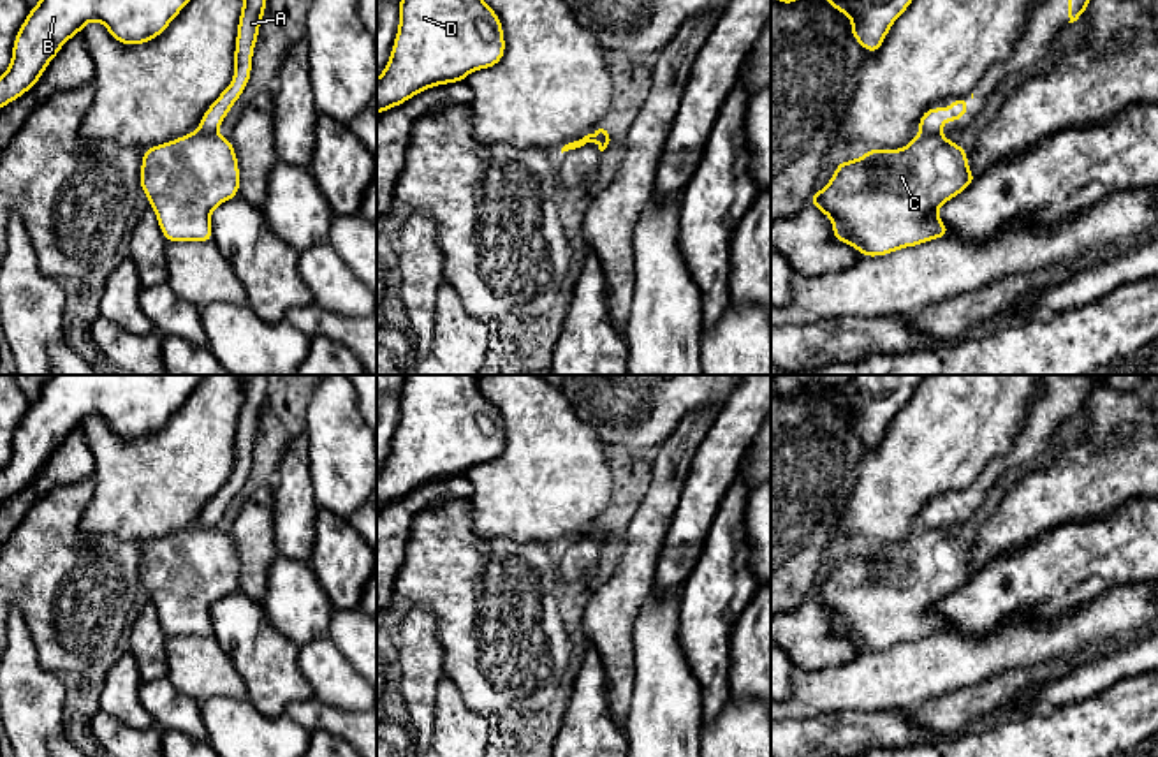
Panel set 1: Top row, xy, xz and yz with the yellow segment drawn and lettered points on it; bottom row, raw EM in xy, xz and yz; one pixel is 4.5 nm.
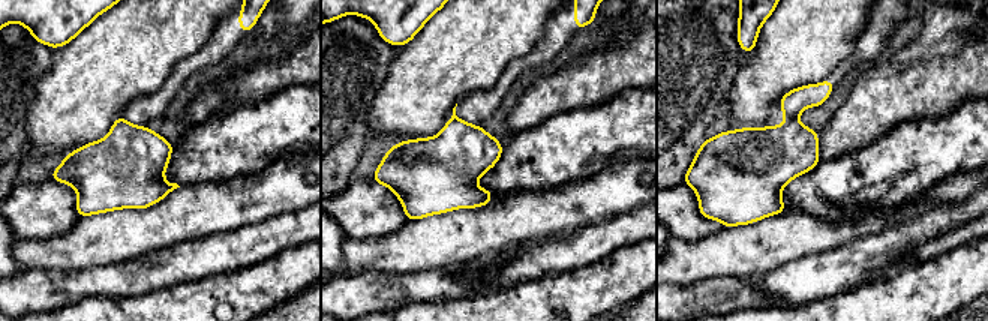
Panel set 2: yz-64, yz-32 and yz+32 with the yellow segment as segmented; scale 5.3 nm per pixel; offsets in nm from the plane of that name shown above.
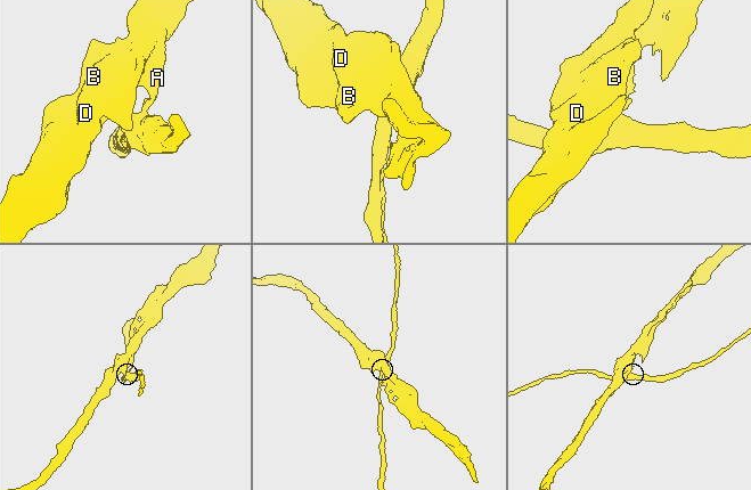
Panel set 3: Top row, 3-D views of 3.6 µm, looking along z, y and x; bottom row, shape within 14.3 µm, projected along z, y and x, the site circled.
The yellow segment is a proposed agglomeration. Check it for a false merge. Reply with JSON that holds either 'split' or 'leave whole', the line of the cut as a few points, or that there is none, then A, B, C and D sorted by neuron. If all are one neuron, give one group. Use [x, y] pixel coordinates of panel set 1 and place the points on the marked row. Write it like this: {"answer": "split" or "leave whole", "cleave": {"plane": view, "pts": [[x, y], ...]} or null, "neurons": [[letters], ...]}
{"answer": "split", "cleave": {"plane": "yz", "pts": [[919, 132], [938, 134]]}, "neurons": [["A", "B", "D"], ["C"]]}

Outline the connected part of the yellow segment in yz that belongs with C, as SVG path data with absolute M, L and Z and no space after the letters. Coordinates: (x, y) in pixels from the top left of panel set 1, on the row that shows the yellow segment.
M917 134L905 148L869 148L861 158L839 162L831 181L820 192L813 190L808 204L832 220L836 241L857 248L862 257L880 257L934 238L949 238L950 229L936 209L975 180L964 148L940 134Z

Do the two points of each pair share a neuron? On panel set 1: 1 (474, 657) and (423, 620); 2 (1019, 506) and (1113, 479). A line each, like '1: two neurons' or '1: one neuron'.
1: two neurons
2: one neuron

